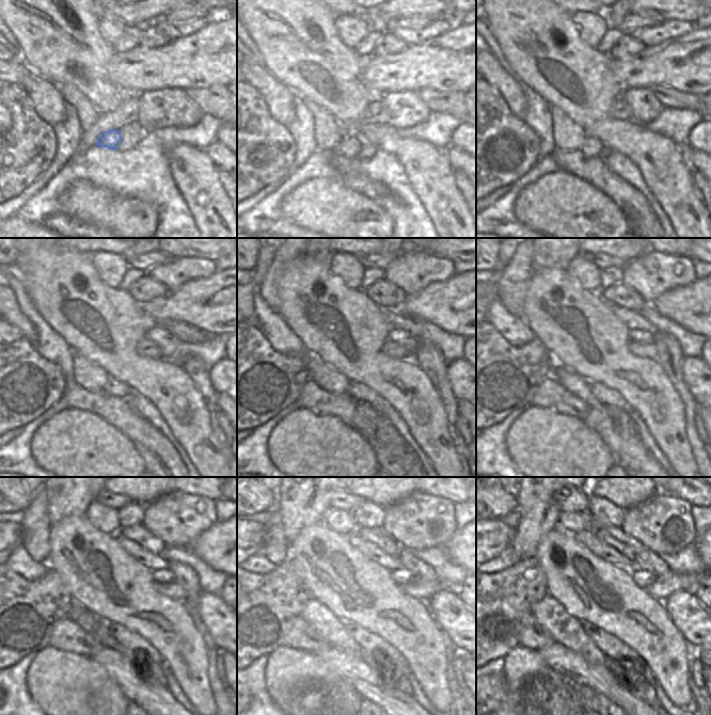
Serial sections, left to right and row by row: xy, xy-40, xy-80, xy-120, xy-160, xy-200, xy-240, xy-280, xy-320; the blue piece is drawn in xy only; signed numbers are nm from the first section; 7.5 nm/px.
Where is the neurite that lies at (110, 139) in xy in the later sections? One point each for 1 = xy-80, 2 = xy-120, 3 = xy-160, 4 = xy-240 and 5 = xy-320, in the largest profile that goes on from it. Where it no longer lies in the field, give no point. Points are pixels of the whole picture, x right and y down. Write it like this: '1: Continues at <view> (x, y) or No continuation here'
1: Continues at xy-80 (591, 146)
2: Continues at xy-120 (113, 386)
3: Continues at xy-160 (359, 392)
4: Continues at xy-240 (127, 639)
5: Continues at xy-320 (612, 647).

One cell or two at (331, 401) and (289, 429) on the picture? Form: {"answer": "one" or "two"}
{"answer": "two"}

